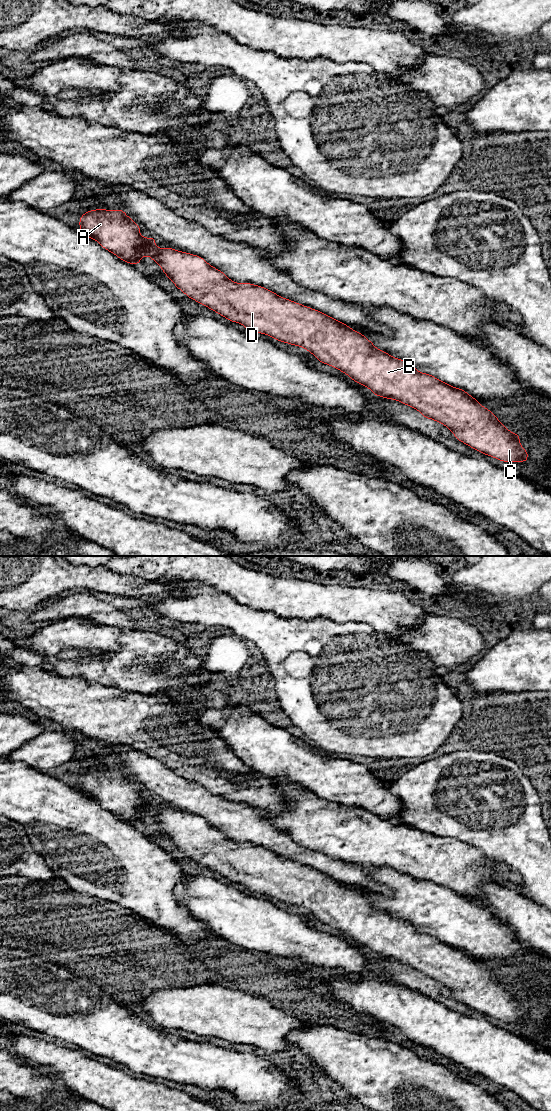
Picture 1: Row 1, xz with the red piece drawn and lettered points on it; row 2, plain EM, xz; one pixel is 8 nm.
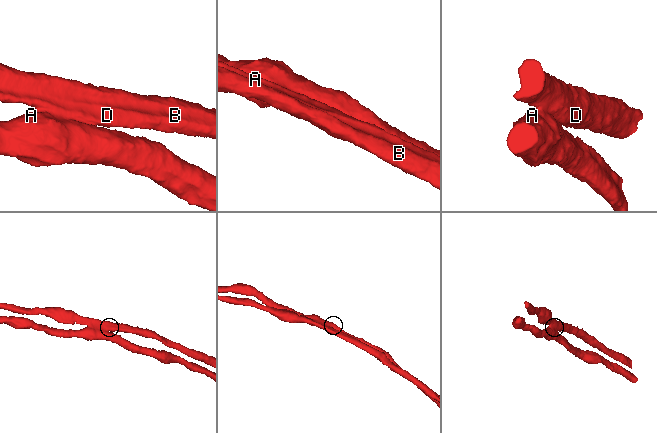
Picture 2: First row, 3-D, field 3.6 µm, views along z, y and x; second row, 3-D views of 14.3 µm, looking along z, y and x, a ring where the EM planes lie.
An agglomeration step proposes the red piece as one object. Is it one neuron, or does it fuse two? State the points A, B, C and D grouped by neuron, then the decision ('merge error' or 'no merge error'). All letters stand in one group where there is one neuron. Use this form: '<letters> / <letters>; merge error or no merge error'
A / B C D; merge error

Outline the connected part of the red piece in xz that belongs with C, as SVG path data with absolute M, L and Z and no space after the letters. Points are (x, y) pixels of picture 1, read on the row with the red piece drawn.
M152 247L149 255L157 263L164 274L185 295L194 301L217 312L230 322L242 324L247 331L268 335L277 341L302 347L313 354L323 364L330 365L348 375L368 389L374 395L401 402L418 410L422 417L435 420L452 431L455 438L484 455L491 456L502 462L527 462L528 451L519 443L521 435L509 431L497 416L482 406L475 397L465 390L453 387L436 377L419 372L412 363L390 356L387 352L377 349L363 334L351 329L331 316L316 309L283 298L278 294L255 284L235 283L222 271L211 266L202 257L170 248Z

